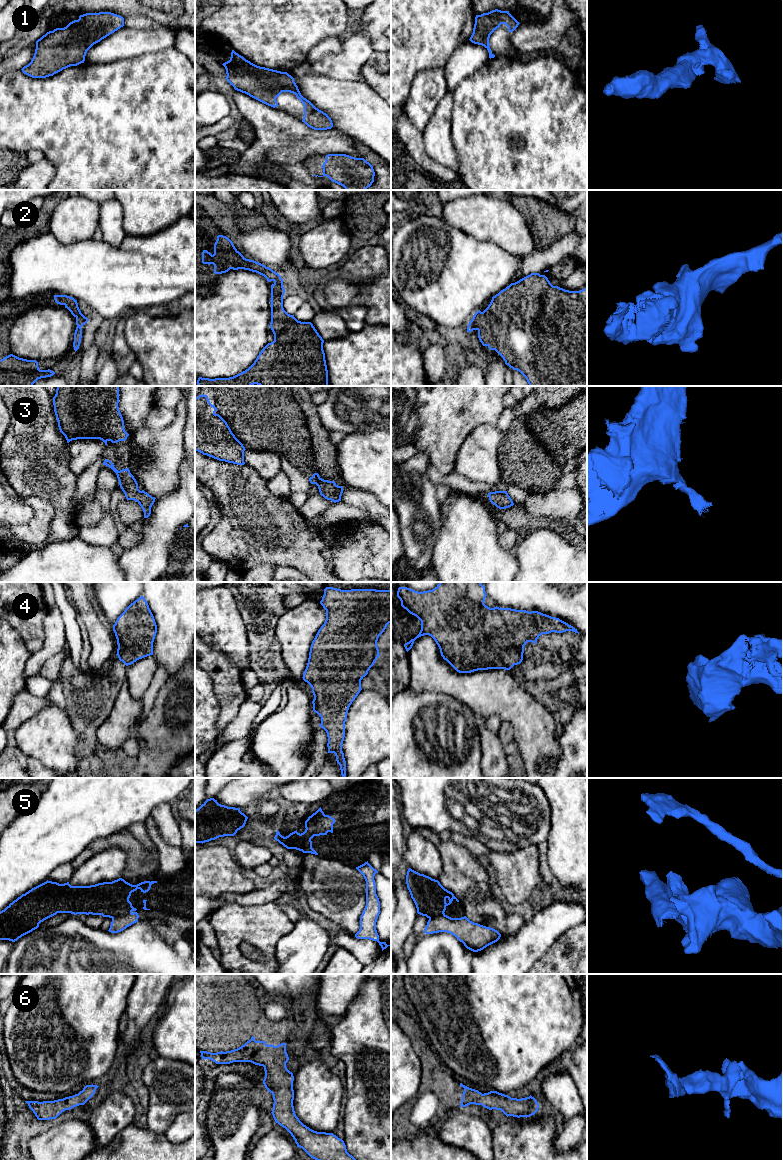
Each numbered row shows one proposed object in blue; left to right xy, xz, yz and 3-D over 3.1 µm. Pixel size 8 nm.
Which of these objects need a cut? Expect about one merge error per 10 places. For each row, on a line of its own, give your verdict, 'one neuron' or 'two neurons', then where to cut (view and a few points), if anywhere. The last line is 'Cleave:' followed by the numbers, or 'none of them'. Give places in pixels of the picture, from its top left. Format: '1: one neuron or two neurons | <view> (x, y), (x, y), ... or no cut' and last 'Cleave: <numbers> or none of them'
1: one neuron | no cut
2: one neuron | no cut
3: one neuron | no cut
4: one neuron | no cut
5: two neurons | xz (304, 831), (305, 848), (302, 851)
6: one neuron | no cut
Cleave: 5

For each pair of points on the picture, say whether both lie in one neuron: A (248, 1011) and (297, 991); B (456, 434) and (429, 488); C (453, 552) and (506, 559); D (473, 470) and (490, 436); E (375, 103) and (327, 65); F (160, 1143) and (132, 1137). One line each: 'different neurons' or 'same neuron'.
A: different neurons
B: different neurons
C: same neuron
D: same neuron
E: different neurons
F: same neuron

